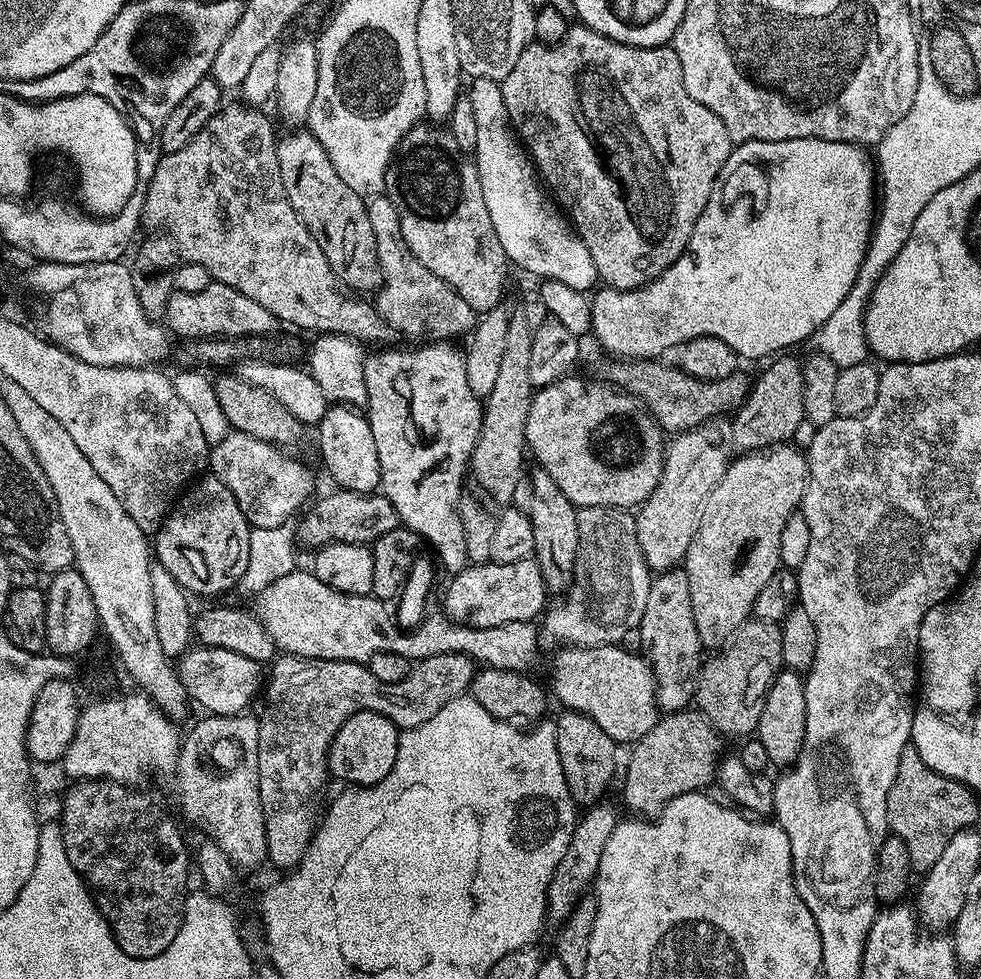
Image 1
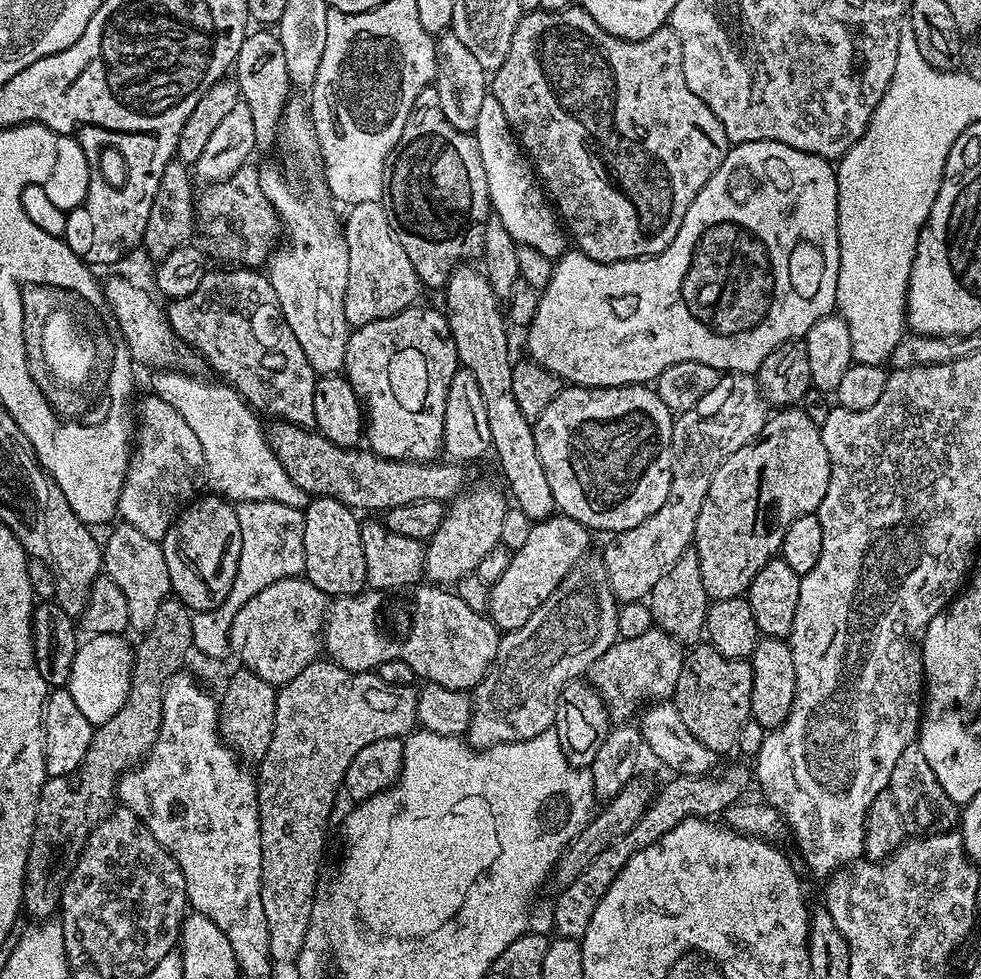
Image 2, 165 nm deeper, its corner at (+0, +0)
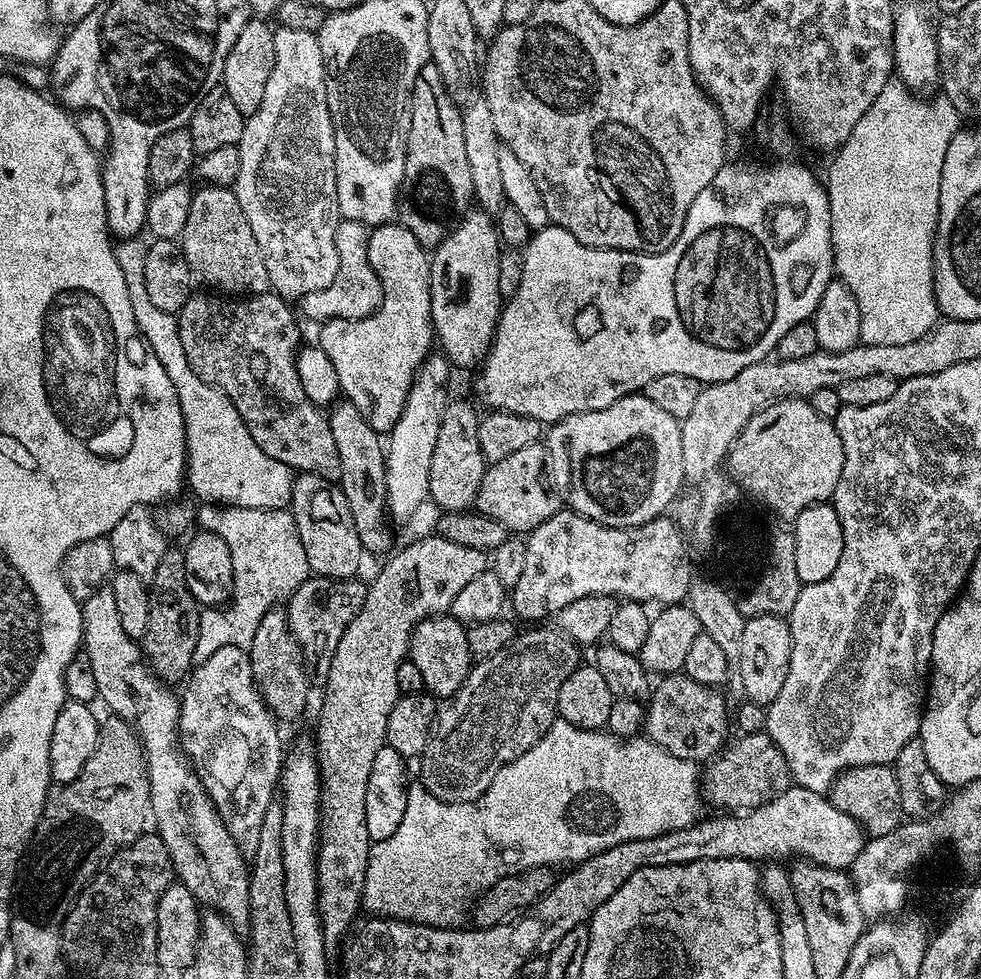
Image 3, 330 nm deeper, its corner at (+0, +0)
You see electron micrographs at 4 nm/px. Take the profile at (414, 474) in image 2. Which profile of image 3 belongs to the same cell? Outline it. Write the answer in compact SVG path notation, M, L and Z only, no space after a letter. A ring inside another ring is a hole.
M537 442L507 455L501 461L489 463L478 486L474 508L486 518L494 518L494 522L512 534L530 533L546 522L546 518L561 511L562 501L552 487L552 473L548 470L547 447Z

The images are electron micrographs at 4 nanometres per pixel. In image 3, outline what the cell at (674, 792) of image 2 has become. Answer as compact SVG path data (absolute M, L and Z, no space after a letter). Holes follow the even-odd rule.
M767 731L749 732L747 734L741 735L739 738L741 740L734 741L735 739L733 739L731 741L731 743L729 743L727 745L727 748L724 751L721 751L719 753L719 755L717 755L715 757L715 759L713 759L711 761L711 763L709 763L707 765L707 767L705 767L705 768L708 768L708 767L709 768L706 769L705 772L703 769L703 772L702 772L702 796L703 796L703 799L705 801L707 801L707 803L709 800L709 802L712 803L714 807L716 807L716 808L714 808L716 810L747 810L750 808L757 808L758 806L762 806L766 802L770 802L774 798L778 798L778 794L782 794L788 788L793 787L793 784L794 784L792 775L790 774L790 766L786 766L786 758L782 758L782 750L778 750L778 746L768 736Z

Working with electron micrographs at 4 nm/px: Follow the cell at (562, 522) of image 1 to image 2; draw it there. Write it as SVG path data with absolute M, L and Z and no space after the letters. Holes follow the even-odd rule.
M461 266L450 274L446 287L443 289L443 307L446 309L448 325L454 338L456 353L460 359L459 367L472 371L474 379L482 392L486 404L487 425L492 435L491 451L496 452L496 460L504 471L504 480L508 483L507 491L512 491L511 499L515 507L520 508L534 522L548 519L557 511L554 494L550 491L550 481L546 479L546 470L542 470L542 458L538 458L538 446L534 442L533 421L522 412L518 401L514 398L512 368L514 357L508 353L509 325L506 323L505 313L502 311L502 301L496 297L494 290L490 290L490 282L483 271L476 266Z

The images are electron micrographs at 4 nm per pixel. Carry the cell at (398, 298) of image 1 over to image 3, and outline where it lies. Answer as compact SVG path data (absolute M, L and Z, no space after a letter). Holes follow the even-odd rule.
M341 219L334 234L334 243L338 250L338 274L334 282L326 289L315 290L298 300L299 311L315 322L325 320L361 320L376 311L382 302L382 286L378 274L374 274L374 266L370 266L368 257L369 229L362 222Z

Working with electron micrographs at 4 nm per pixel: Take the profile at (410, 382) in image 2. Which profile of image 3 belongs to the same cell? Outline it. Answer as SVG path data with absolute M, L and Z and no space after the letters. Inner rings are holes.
M398 222L377 224L368 234L368 257L370 266L374 266L374 274L378 274L384 293L382 302L376 311L361 320L325 320L319 325L320 340L318 347L326 350L334 371L338 374L340 391L343 399L349 400L374 430L381 434L392 431L398 422L402 410L406 406L406 398L410 394L410 386L416 377L420 364L433 351L434 333L432 315L430 314L430 263L429 253Z

